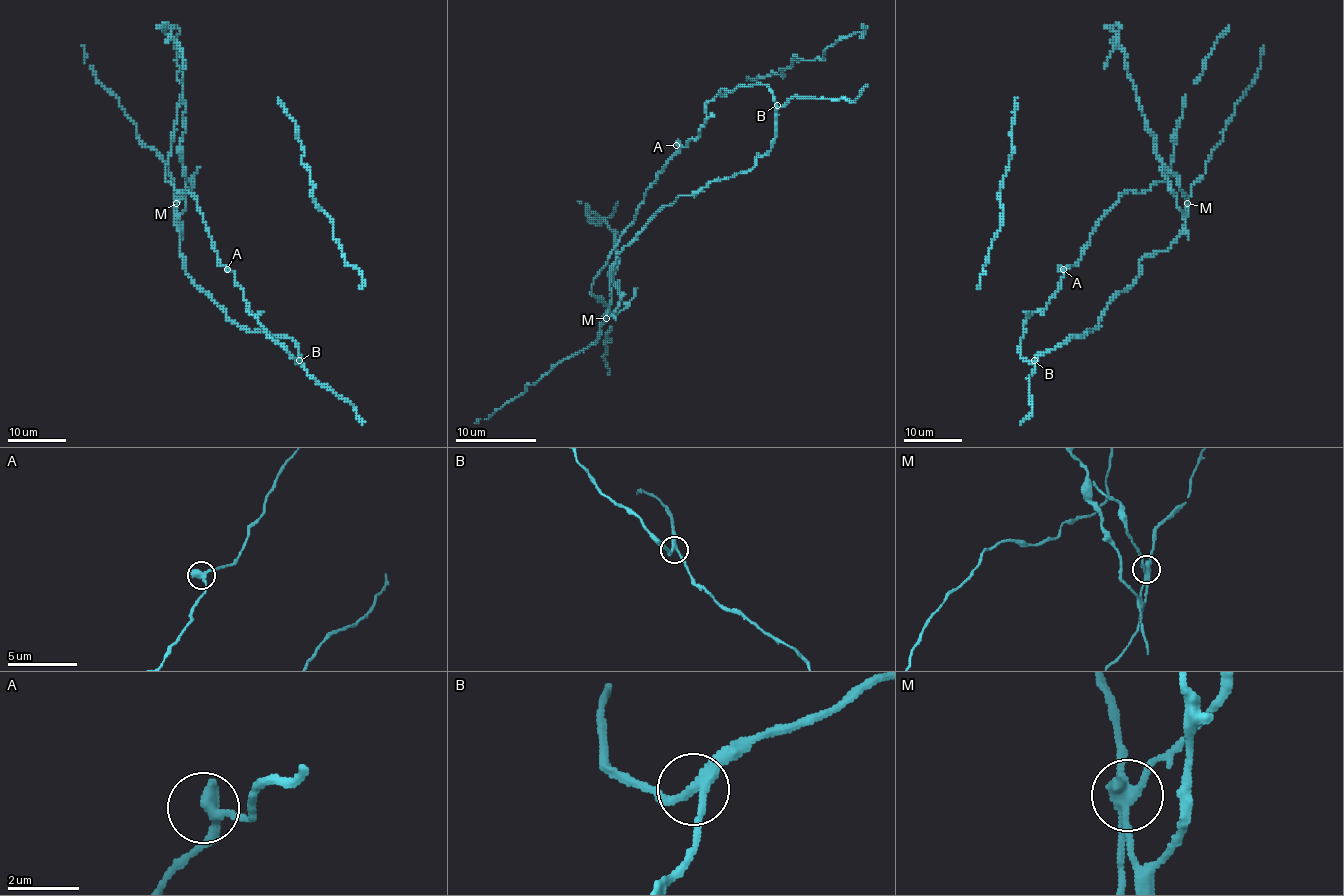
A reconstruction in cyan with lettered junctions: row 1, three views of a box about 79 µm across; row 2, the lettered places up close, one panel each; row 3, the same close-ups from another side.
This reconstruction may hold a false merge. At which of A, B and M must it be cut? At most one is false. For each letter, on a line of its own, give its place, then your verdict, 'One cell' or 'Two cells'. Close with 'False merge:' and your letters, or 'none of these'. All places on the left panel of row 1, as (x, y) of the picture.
A: Place: (227, 269). One cell
B: Place: (299, 360). One cell
M: Place: (176, 203). Two cells
False merge: M

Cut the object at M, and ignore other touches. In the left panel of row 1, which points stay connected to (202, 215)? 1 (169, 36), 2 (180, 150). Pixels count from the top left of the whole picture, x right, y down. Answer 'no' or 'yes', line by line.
1: no
2: no

